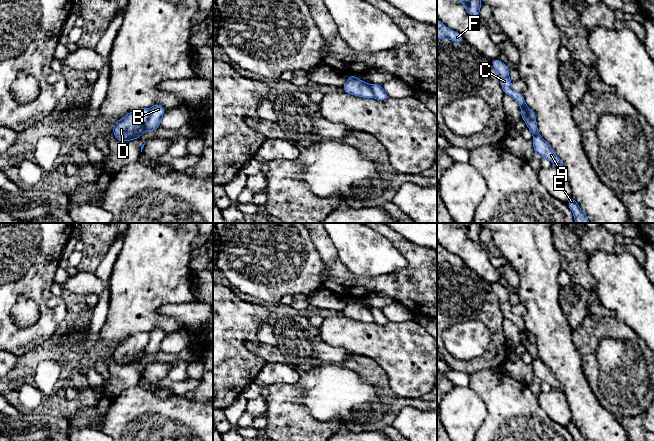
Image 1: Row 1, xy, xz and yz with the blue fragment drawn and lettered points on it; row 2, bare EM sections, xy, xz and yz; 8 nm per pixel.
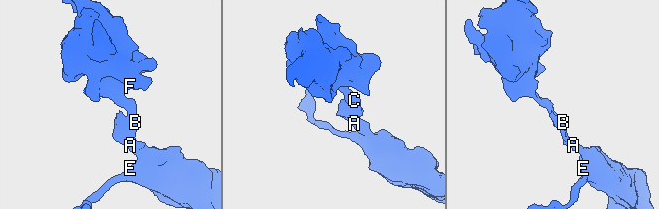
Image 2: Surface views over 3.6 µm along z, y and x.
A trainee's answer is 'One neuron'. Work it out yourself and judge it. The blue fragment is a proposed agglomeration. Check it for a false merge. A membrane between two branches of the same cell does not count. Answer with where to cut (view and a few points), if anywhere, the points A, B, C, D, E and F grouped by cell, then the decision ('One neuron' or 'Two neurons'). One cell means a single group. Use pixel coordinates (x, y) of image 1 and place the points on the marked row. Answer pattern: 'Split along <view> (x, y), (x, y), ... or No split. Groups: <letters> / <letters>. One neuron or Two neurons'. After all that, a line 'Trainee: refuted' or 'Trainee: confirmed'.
Split along xy (149, 109), (145, 129). Groups: A D E / B C F. Two neurons
Trainee: refuted

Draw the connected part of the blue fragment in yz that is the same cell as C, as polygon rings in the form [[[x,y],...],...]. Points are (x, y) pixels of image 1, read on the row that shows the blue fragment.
[[[499,59],[491,60],[492,66],[499,74],[499,80],[505,95],[513,97],[521,108],[521,117],[525,121],[527,128],[533,135],[538,133],[536,118],[531,118],[529,115],[530,108],[526,105],[523,93],[516,92],[512,88],[512,81],[509,78],[509,67]]]

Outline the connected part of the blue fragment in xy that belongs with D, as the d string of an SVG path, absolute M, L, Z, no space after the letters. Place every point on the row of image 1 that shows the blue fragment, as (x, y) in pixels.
M139 108L126 114L113 125L114 137L121 141L136 140L145 132L149 109Z

